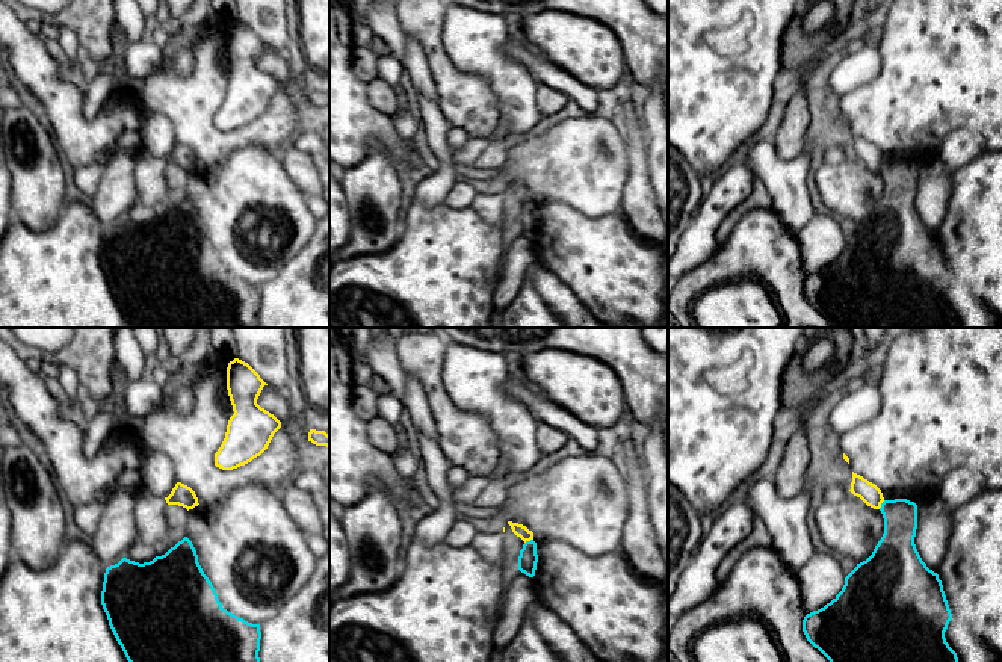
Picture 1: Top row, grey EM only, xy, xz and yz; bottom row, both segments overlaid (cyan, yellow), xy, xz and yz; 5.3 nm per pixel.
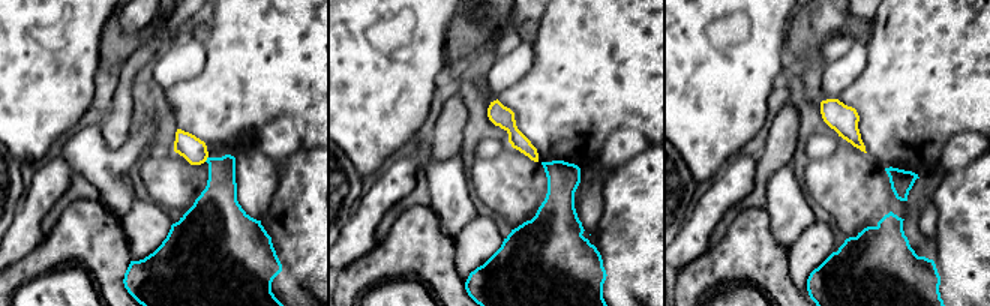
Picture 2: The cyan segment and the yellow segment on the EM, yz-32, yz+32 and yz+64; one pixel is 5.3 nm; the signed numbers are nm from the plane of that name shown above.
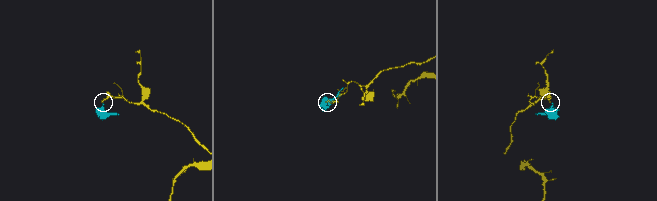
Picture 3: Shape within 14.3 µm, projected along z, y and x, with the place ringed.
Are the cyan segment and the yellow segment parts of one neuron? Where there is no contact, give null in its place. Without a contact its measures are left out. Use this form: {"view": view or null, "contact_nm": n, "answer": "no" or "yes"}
{"view": "xz", "contact_nm": 50, "answer": "no"}

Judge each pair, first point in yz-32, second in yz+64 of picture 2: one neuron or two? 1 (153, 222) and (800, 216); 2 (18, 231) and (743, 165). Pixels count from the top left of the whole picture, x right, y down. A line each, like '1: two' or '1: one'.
1: two
2: one

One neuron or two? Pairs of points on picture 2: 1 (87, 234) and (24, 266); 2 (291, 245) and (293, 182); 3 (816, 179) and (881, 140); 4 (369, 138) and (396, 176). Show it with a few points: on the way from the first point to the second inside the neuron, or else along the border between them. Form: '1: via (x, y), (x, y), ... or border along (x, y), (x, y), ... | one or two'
1: via (72, 242), (39, 261) | one
2: via (293, 230), (293, 197) | one
3: border along (866, 153), (884, 170) | two
4: border along (390, 161), (375, 176) | two

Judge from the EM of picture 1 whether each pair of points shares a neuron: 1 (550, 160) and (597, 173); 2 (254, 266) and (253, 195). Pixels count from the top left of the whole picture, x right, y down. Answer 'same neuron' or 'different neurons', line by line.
1: same neuron
2: same neuron

